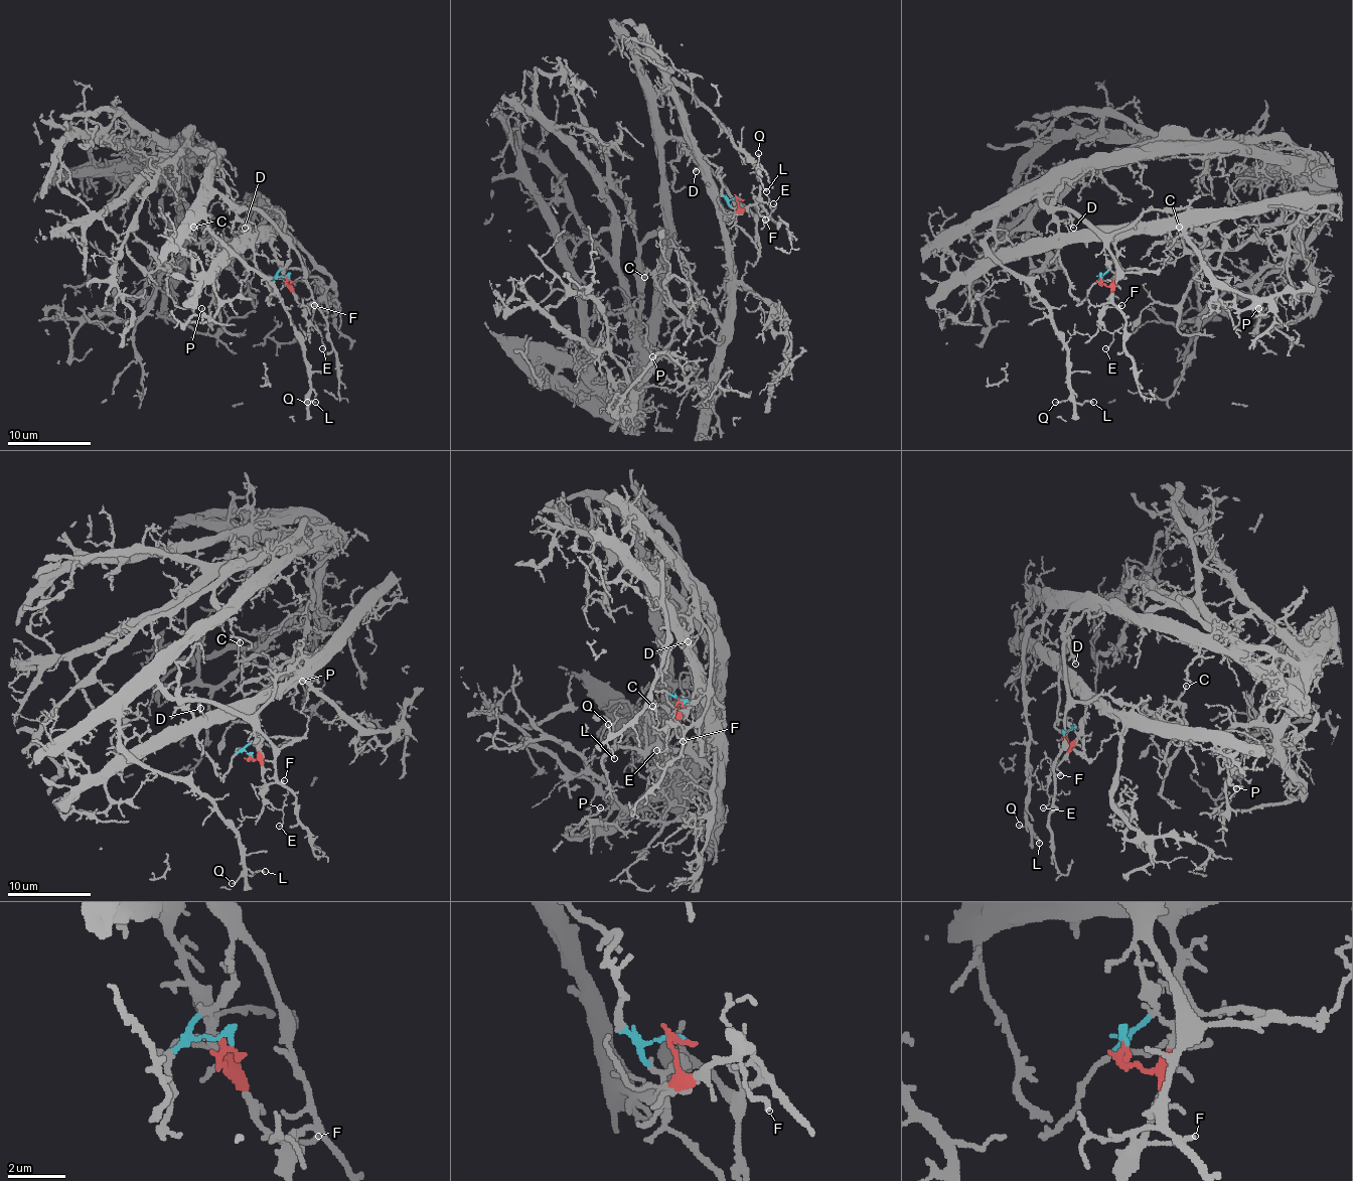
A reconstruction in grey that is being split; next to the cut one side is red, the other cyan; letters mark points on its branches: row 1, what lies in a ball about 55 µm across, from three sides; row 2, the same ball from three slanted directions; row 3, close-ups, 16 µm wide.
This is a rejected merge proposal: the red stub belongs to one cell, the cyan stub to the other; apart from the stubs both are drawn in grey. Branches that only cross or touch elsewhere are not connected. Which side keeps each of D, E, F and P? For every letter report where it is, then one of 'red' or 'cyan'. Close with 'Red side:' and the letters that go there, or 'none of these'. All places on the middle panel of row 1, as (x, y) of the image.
D: place (696, 171); cyan
E: place (773, 203); red
F: place (765, 219); red
P: place (652, 356); cyan
Red side: E, F

